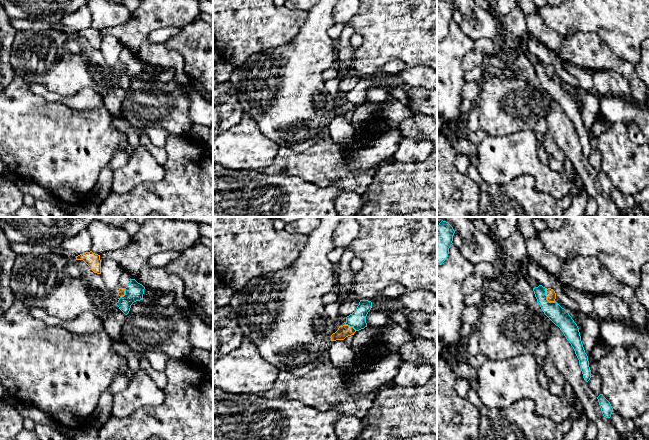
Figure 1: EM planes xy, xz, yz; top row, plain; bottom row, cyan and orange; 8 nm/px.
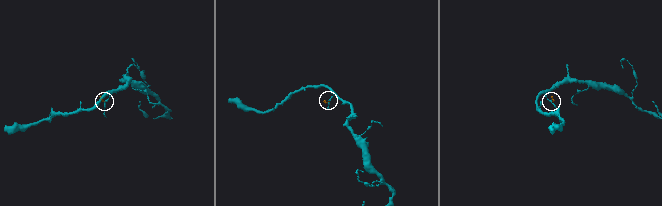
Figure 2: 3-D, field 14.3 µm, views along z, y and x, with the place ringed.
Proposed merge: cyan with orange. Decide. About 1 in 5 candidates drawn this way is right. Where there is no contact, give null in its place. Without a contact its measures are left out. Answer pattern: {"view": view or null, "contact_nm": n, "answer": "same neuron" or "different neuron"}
{"view": "yz", "contact_nm": 140, "answer": "different neuron"}

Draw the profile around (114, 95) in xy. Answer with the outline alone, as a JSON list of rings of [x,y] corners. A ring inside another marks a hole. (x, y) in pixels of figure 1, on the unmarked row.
[[[114,80],[111,85],[104,91],[104,107],[110,115],[124,118],[121,110],[121,104],[126,95],[126,91]]]

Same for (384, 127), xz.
[[[384,120],[384,121],[380,124],[379,128],[373,133],[372,139],[373,139],[373,140],[374,140],[374,139],[378,139],[378,138],[380,138],[381,136],[385,135],[385,134],[390,130],[390,128],[391,128],[391,127],[390,127],[388,121],[387,121],[387,120]]]

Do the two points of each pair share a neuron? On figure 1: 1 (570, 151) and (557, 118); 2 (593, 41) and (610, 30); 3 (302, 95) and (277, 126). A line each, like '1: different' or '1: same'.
1: same
2: different
3: same

